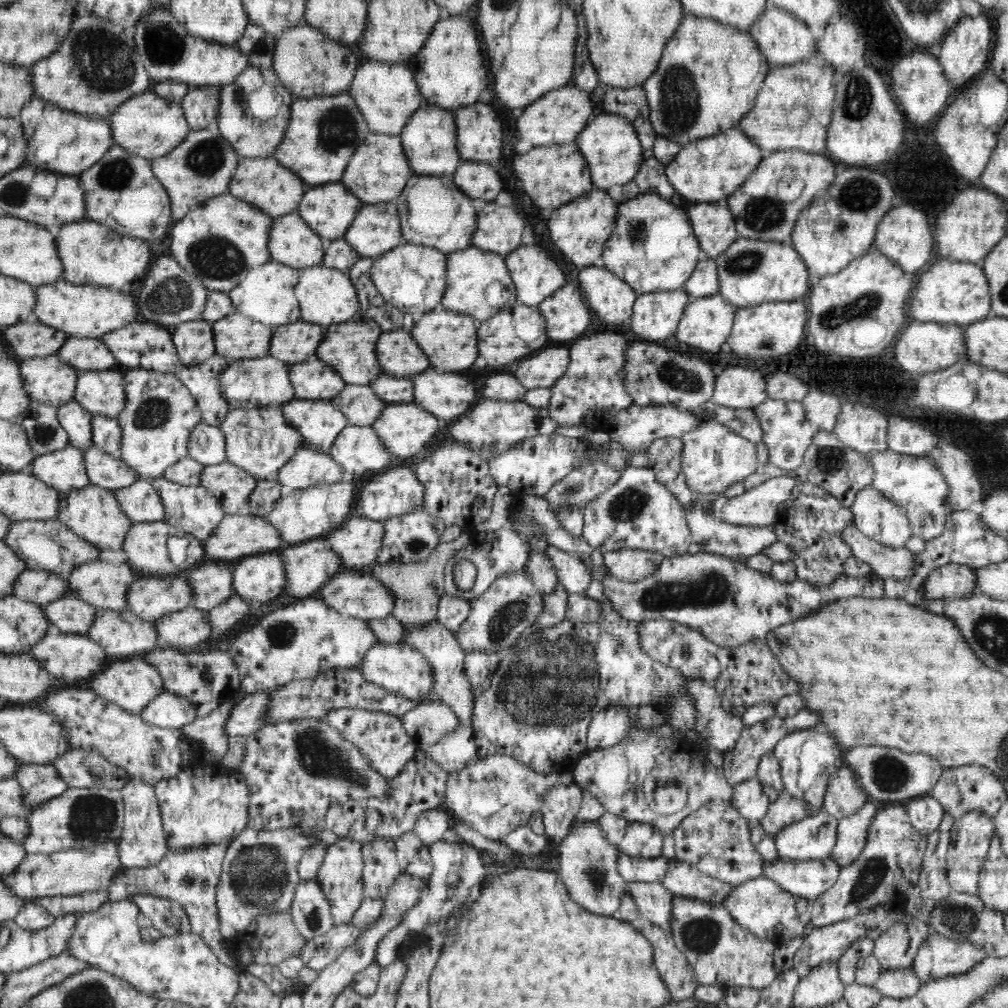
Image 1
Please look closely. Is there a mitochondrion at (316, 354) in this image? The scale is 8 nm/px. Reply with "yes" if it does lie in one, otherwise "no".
no

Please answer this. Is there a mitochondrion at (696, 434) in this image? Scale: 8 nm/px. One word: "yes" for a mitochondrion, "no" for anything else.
no

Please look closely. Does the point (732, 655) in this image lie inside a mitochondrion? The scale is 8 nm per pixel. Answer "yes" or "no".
no

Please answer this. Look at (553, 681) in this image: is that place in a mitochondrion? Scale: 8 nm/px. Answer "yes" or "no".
yes

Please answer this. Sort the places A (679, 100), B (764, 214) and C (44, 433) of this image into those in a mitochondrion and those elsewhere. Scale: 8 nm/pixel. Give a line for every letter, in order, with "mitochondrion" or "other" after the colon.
A: mitochondrion
B: mitochondrion
C: mitochondrion

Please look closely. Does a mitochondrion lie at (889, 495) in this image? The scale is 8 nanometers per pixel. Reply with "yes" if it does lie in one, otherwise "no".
no

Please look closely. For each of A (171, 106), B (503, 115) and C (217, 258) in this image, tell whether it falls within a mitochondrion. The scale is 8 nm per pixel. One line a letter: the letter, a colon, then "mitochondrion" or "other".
A: other
B: other
C: mitochondrion

